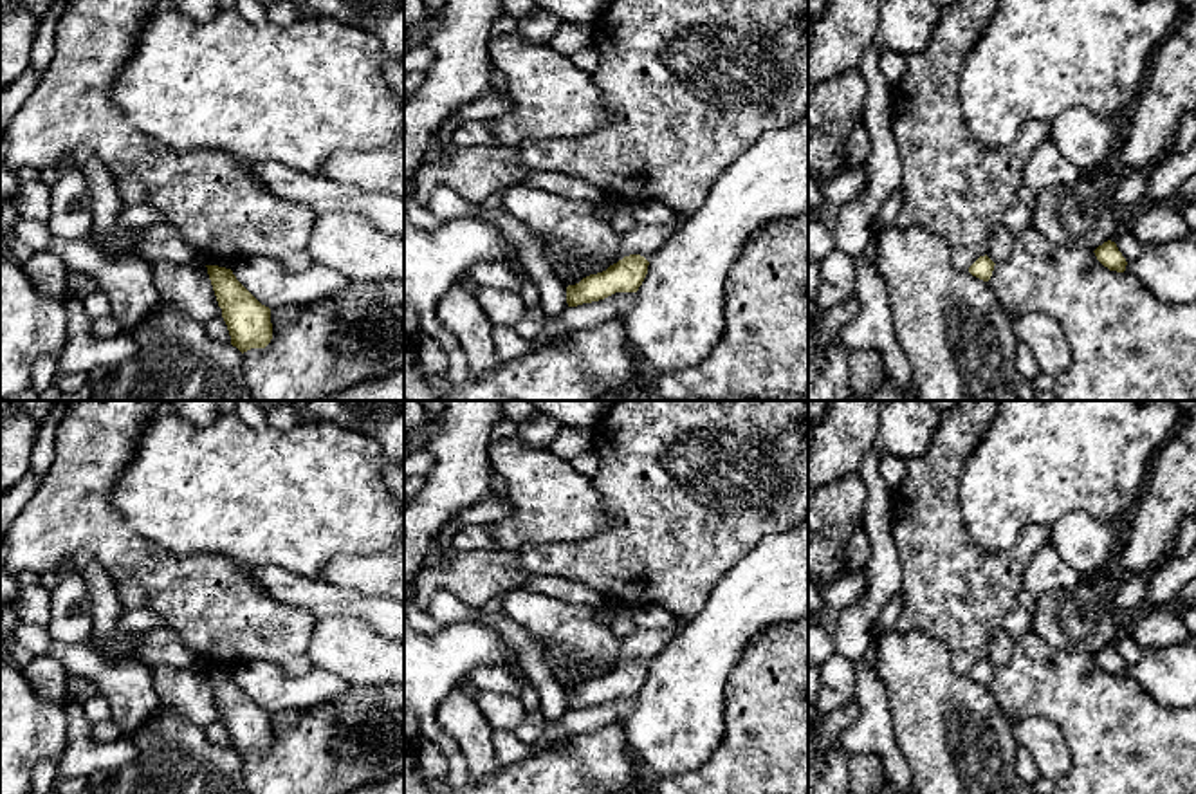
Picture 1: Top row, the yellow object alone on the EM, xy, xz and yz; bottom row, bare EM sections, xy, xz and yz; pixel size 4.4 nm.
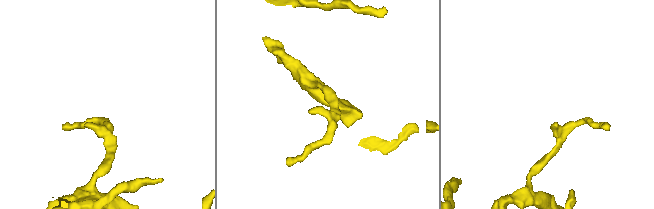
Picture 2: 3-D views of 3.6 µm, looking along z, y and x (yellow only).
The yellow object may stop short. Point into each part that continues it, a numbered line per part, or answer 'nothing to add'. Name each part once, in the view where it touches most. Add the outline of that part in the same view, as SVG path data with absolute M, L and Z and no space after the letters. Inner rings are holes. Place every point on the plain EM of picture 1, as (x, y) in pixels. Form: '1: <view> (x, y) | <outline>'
nothing to add

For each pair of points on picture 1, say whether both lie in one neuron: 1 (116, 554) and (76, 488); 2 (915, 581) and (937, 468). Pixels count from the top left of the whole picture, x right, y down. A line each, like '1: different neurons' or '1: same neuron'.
1: same neuron
2: same neuron

